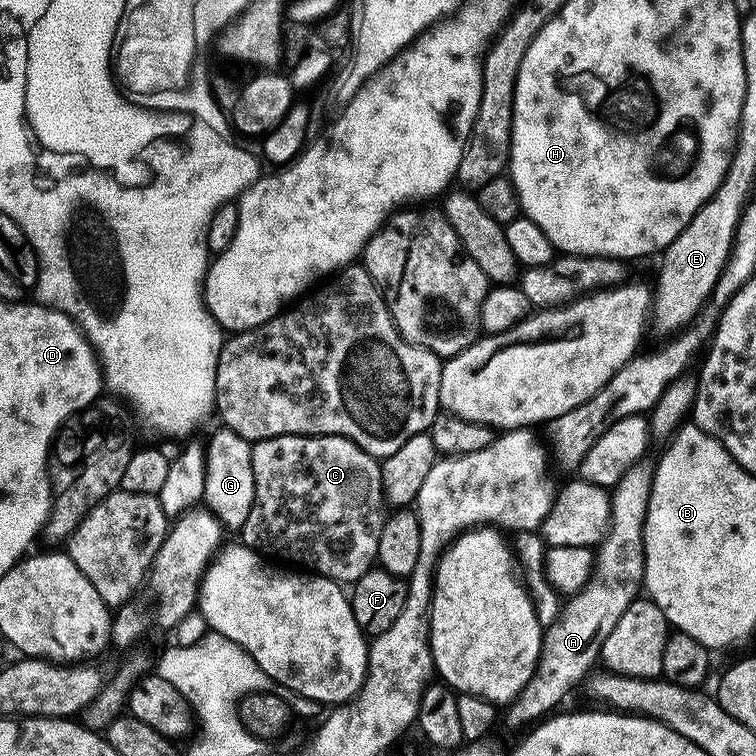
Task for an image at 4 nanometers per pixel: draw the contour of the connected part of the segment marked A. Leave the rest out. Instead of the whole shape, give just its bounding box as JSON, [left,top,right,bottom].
[507,463,654,724]

